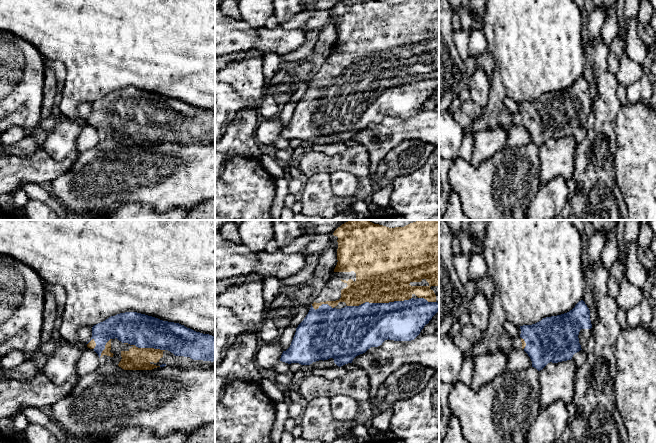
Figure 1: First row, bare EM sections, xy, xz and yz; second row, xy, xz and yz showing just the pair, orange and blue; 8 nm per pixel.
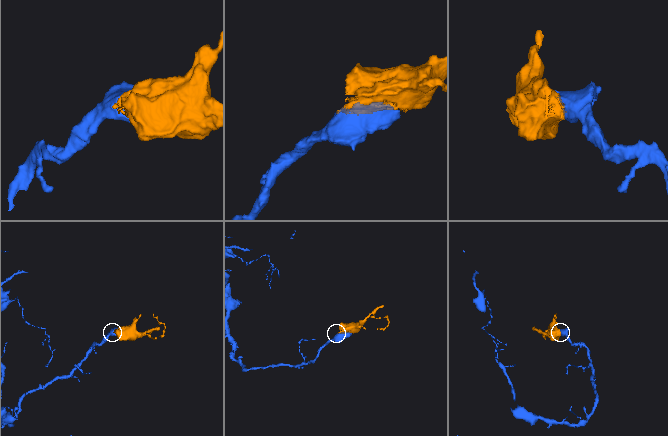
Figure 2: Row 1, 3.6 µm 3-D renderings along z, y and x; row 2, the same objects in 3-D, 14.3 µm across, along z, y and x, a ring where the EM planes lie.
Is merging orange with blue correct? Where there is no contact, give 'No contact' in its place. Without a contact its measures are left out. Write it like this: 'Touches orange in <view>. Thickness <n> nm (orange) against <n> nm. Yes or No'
Touches orange in xz. Thickness 440 nm (orange) against 360 nm. Yes

